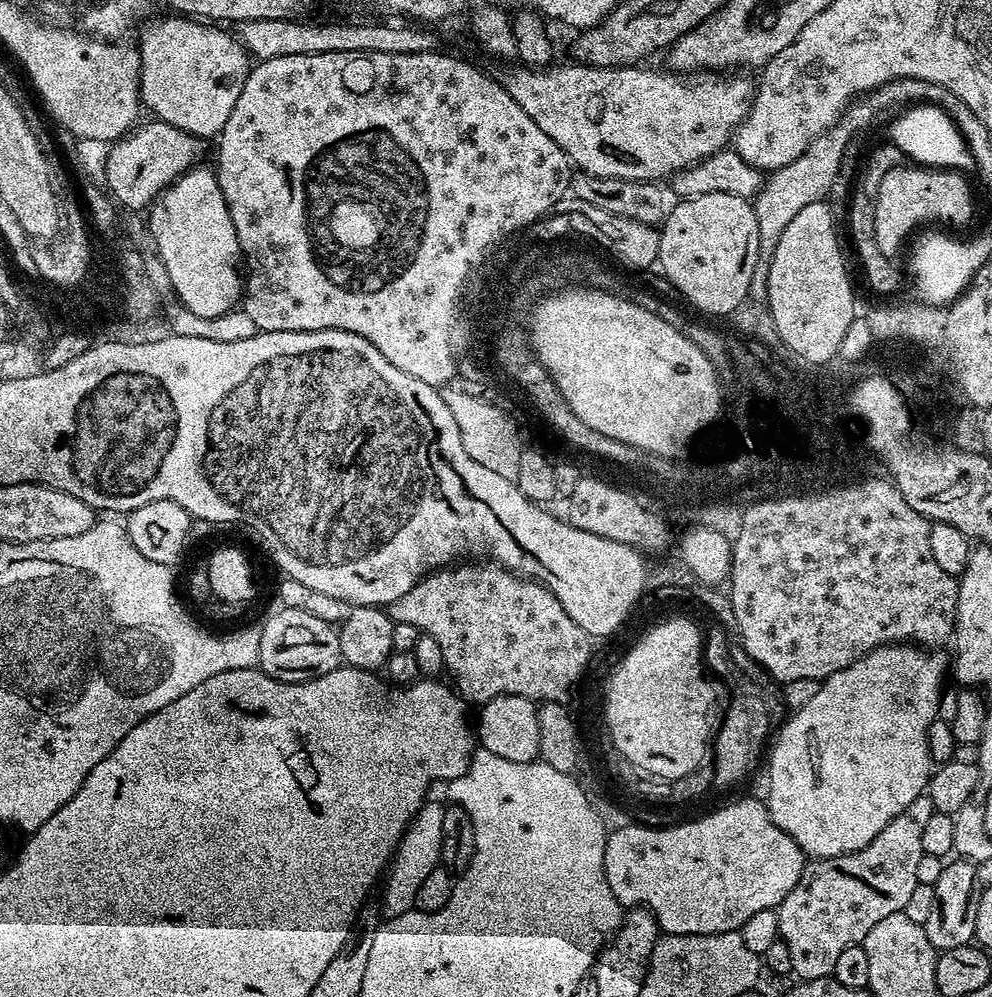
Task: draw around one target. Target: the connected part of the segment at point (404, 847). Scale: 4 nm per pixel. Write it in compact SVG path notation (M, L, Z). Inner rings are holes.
M429 799L412 818L404 835L401 836L386 874L385 882L387 876L388 880L384 886L384 894L378 902L380 915L385 921L391 922L396 917L409 915L416 905L418 889L422 886L423 879L430 874L431 870L439 867L442 846L446 844L446 838L442 834L444 818L445 805Z

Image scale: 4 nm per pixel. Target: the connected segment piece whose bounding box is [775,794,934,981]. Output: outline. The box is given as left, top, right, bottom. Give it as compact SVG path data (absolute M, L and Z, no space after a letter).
M927 794L914 798L914 802L890 821L870 846L850 854L805 863L798 886L786 894L775 913L776 924L780 927L779 939L786 942L792 972L800 975L801 981L831 977L846 946L863 944L866 934L874 930L877 922L904 911L918 884L918 861L925 855L922 830L933 811Z

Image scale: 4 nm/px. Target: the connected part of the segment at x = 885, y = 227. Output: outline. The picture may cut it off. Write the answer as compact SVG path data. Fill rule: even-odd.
M909 167L891 168L886 178L882 178L882 186L876 196L874 238L878 238L882 254L890 258L895 257L895 252L903 246L908 235L907 240L925 226L968 224L972 220L972 188L959 171L942 167Z

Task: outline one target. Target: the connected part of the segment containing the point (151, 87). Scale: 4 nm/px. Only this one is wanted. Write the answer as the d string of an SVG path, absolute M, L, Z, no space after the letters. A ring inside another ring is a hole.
M183 14L167 15L161 20L149 19L143 25L144 33L138 43L141 58L140 99L143 107L149 108L155 119L164 120L192 136L219 137L226 126L226 118L230 118L230 110L234 110L234 102L238 102L238 94L242 94L242 86L250 71L250 56L231 31L223 32L220 29L223 27L215 23L201 22Z

